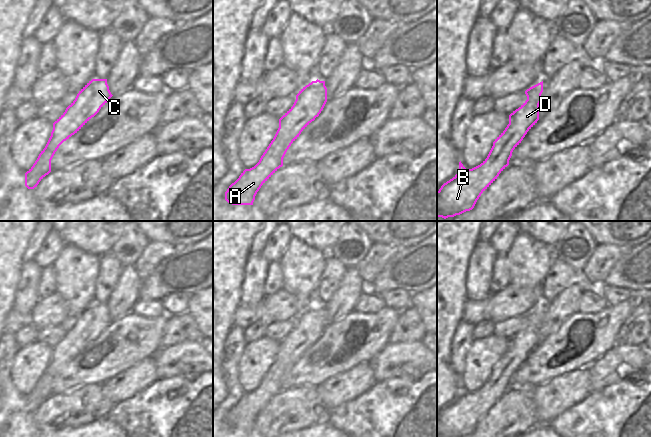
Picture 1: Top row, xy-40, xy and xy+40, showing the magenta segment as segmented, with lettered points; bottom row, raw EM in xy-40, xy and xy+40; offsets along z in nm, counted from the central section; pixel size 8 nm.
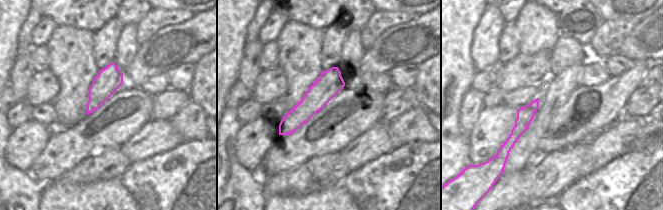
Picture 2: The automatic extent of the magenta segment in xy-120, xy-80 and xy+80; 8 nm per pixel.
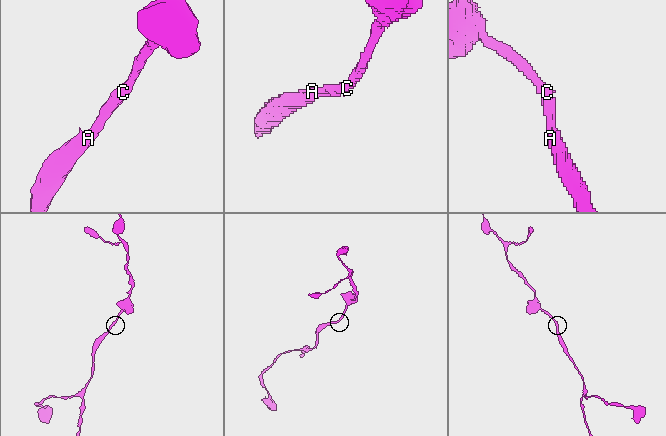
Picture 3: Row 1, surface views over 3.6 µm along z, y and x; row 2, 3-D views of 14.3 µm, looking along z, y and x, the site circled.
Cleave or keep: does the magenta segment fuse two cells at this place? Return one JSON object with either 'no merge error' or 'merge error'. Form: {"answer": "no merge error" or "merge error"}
{"answer": "no merge error"}

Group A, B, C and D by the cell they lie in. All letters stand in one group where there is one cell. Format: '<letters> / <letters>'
A B C D

